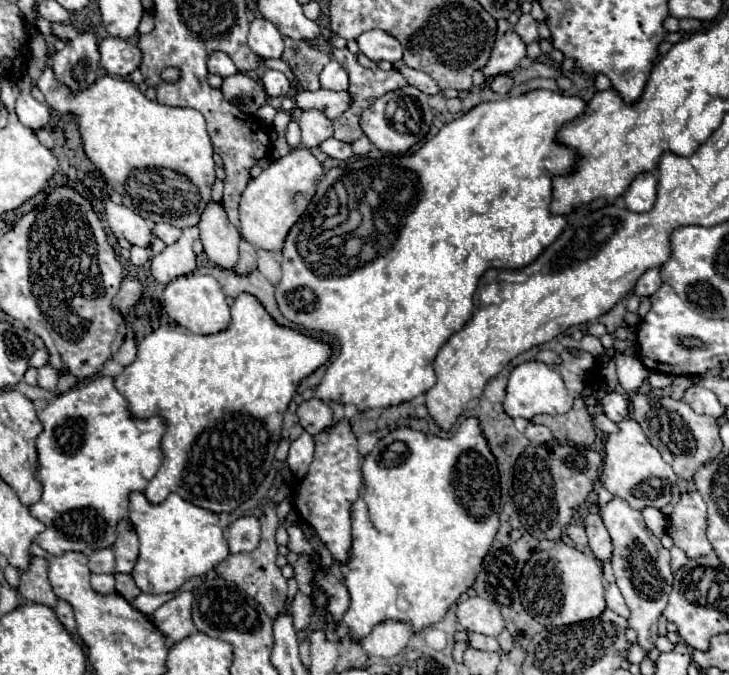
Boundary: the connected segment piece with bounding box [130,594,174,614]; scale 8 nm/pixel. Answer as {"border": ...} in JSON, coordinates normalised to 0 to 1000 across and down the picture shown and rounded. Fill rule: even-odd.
{"border":[[[203,880],[203,886],[184,886],[178,895],[192,904],[195,910],[209,910],[214,901],[219,901],[230,886],[236,886],[239,880],[225,880],[225,883],[209,883]]]}

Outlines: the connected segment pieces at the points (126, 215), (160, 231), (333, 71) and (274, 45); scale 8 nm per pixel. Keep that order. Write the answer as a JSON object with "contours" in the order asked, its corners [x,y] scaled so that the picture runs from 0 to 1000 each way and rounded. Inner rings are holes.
{"contours":[[[[145,296],[145,326],[151,341],[159,353],[173,353],[178,361],[187,364],[203,364],[209,356],[209,341],[198,323],[192,323],[187,314],[167,302],[156,302],[154,296]]],[[[214,332],[211,335],[211,347],[219,353],[219,356],[225,356],[225,361],[239,361],[244,353],[247,353],[247,347],[250,347],[250,341],[244,341],[244,338],[239,338],[236,332]]],[[[453,89],[442,101],[442,107],[439,107],[439,127],[444,133],[458,133],[458,136],[466,136],[466,133],[477,130],[477,113],[475,113],[475,107],[469,104],[469,98],[461,89]]],[[[348,27],[343,33],[340,68],[359,89],[365,89],[365,86],[387,86],[387,77],[390,77],[387,50],[381,47],[381,41],[373,33],[368,33],[362,27]]]]}

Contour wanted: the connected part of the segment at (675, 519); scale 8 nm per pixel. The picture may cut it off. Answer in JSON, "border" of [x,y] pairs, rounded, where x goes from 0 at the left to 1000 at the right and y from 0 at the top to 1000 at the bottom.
{"border":[[[938,729],[916,764],[914,791],[925,800],[925,809],[941,818],[944,827],[968,824],[977,818],[977,806],[968,797],[971,767],[968,747],[963,735],[952,729]]]}

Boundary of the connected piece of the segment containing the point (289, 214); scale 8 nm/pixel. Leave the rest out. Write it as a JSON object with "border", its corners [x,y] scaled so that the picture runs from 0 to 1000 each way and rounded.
{"border":[[[406,219],[390,234],[376,237],[357,261],[346,264],[329,293],[329,350],[348,367],[384,373],[395,341],[425,302],[433,273],[444,258],[439,237],[422,219]]]}

